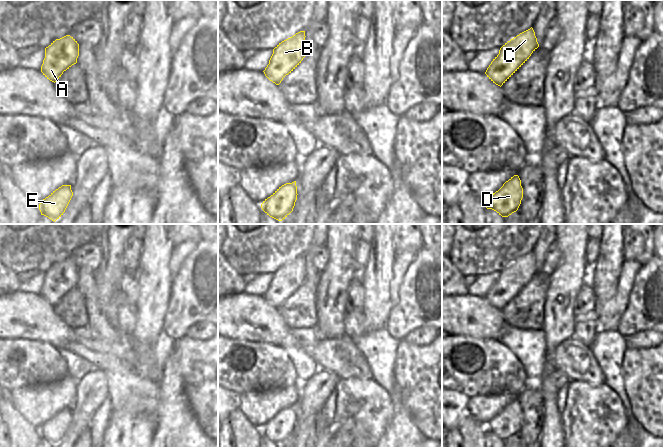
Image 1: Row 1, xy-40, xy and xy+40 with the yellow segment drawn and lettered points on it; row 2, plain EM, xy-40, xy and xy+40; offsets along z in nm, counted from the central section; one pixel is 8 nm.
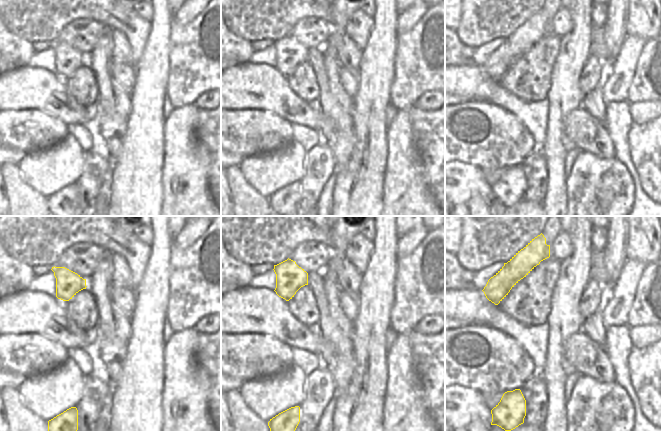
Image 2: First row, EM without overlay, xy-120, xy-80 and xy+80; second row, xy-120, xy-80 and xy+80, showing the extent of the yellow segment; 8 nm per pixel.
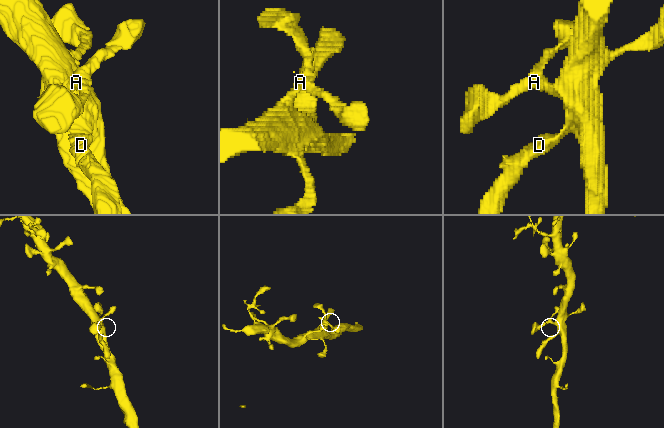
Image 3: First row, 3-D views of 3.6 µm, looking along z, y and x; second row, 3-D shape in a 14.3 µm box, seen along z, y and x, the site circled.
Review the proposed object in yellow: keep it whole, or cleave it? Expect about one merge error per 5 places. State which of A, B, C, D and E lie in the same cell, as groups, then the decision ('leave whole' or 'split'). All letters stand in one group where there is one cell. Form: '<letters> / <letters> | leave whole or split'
A B C D E | leave whole

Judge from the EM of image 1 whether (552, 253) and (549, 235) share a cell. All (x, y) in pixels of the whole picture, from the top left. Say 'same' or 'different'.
different

